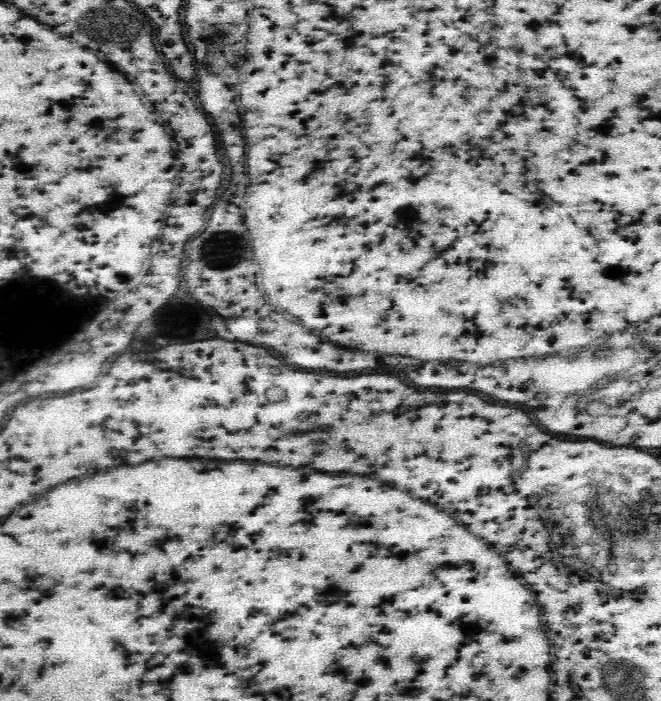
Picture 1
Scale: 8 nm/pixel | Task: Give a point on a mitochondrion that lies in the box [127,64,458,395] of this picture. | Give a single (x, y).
(221, 251)

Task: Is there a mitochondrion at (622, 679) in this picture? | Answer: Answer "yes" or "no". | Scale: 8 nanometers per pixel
yes

